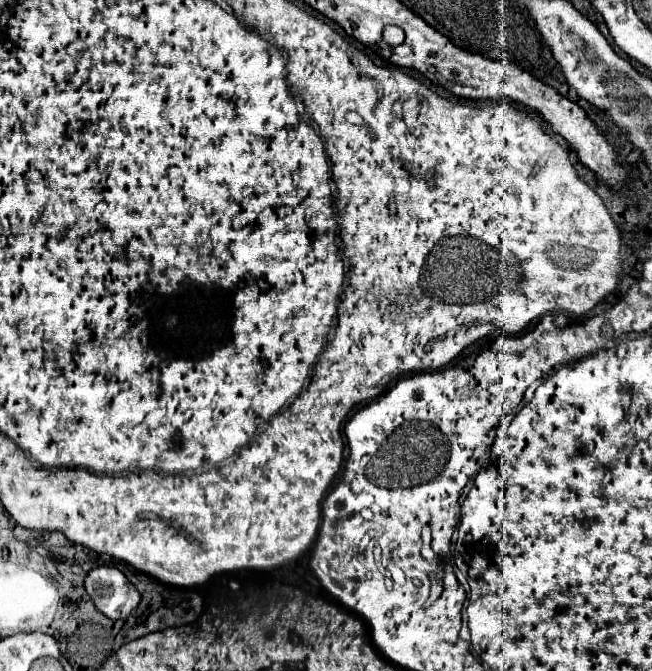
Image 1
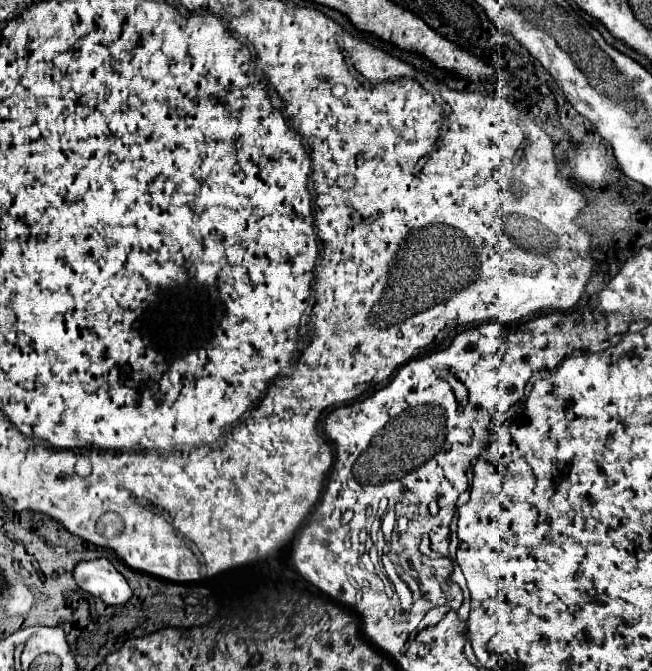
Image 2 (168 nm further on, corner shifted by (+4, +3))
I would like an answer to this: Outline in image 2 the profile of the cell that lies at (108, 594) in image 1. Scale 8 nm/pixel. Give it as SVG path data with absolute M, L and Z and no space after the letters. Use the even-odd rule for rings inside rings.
M108 558L78 562L72 570L72 576L84 592L100 598L110 606L124 604L132 598L132 588Z

